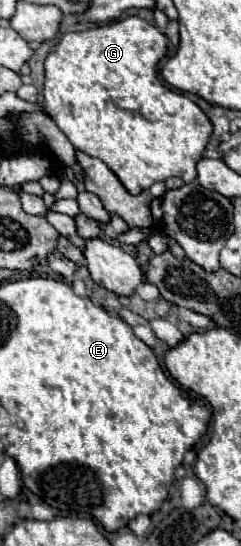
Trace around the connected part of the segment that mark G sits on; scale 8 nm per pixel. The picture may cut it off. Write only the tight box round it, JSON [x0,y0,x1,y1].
[43,17,213,195]

